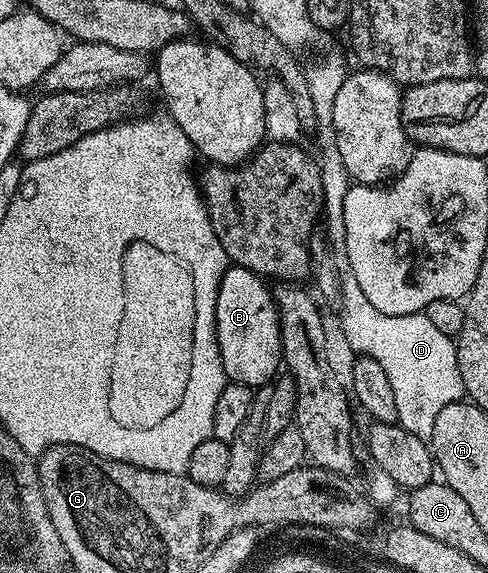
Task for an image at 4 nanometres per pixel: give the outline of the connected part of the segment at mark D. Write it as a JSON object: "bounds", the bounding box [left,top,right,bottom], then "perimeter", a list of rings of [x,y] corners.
{"bounds":[341,274,466,442],"perimeter":[[[349,274],[341,277],[341,302],[342,332],[351,350],[358,356],[376,358],[376,362],[384,366],[388,382],[392,382],[392,391],[396,394],[398,423],[416,434],[416,438],[430,442],[437,414],[449,403],[461,401],[466,391],[460,378],[457,343],[451,336],[432,326],[424,314],[380,314],[380,310],[364,298],[360,282]]]}

